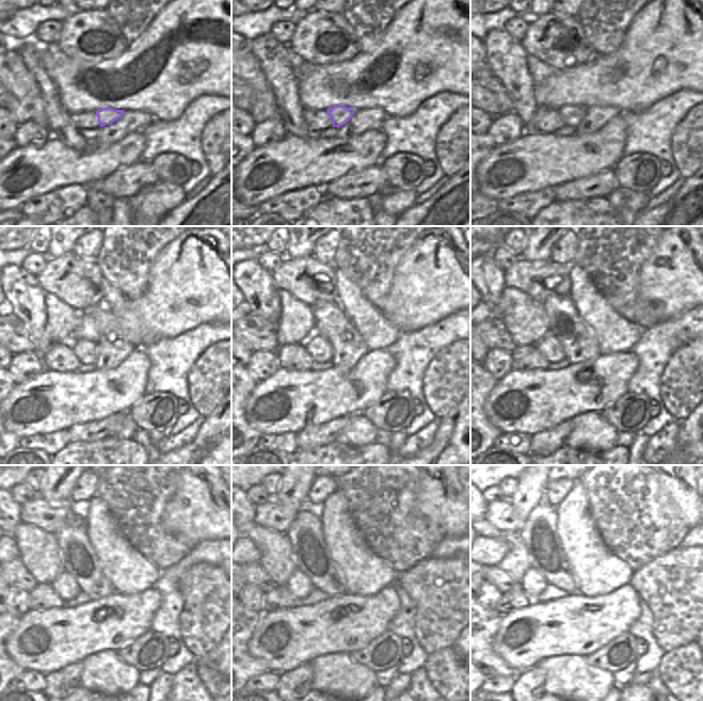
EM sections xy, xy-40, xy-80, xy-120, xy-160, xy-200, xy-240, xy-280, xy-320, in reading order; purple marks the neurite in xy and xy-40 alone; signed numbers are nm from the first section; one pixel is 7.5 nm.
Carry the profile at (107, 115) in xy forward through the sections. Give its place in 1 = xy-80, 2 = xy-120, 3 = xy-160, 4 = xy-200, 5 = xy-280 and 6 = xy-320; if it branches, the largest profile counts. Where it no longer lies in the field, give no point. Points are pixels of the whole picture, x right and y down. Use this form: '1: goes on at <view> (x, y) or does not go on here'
1: goes on at xy-80 (572, 115)
2: goes on at xy-120 (84, 350)
3: goes on at xy-160 (320, 350)
4: goes on at xy-200 (549, 347)
5: goes on at xy-280 (299, 585)
6: goes on at xy-320 (532, 582)

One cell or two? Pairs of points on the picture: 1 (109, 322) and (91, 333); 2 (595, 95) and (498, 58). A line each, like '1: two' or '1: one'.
1: one
2: two

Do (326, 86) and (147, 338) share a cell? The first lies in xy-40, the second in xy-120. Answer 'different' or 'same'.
different

